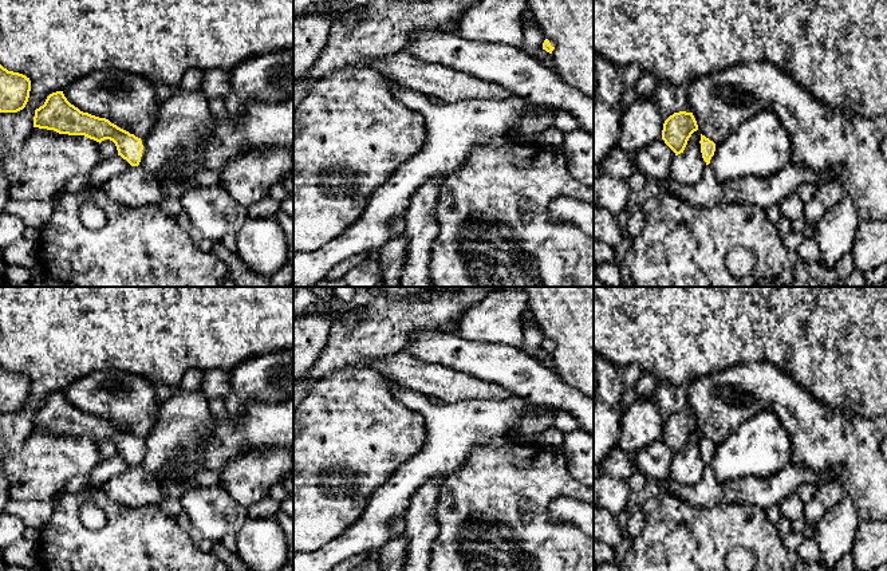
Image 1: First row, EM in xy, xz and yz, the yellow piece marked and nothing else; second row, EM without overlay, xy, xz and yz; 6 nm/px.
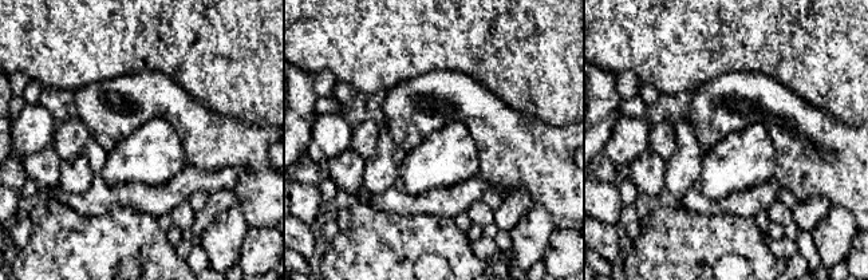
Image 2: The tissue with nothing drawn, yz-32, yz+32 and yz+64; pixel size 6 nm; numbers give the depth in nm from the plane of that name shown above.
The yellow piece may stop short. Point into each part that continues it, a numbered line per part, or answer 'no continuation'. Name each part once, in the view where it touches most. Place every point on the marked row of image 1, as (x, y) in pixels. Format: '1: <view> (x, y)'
no continuation

